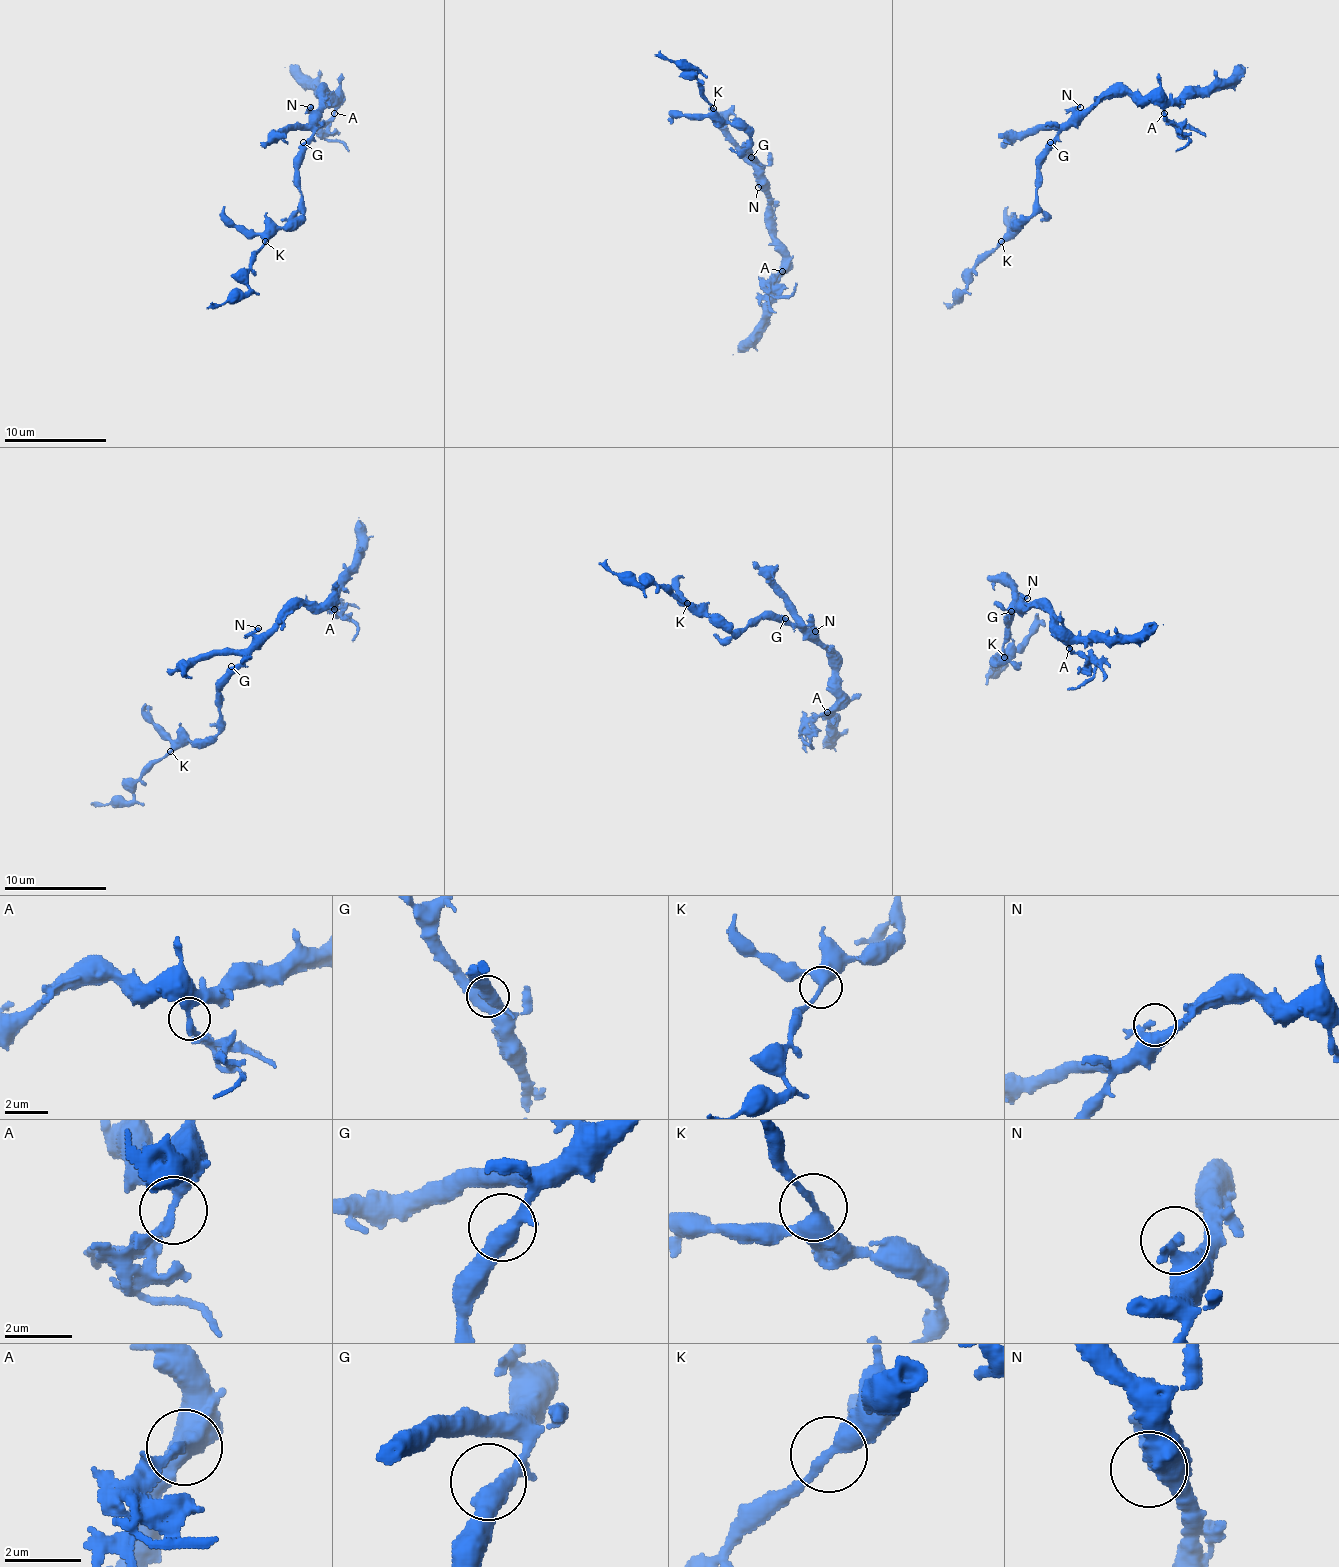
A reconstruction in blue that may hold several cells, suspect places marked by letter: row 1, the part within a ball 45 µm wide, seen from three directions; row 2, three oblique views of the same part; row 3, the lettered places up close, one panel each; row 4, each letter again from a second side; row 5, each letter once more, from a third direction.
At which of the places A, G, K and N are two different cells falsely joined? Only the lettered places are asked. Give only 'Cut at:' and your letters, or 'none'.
Cut at: A

